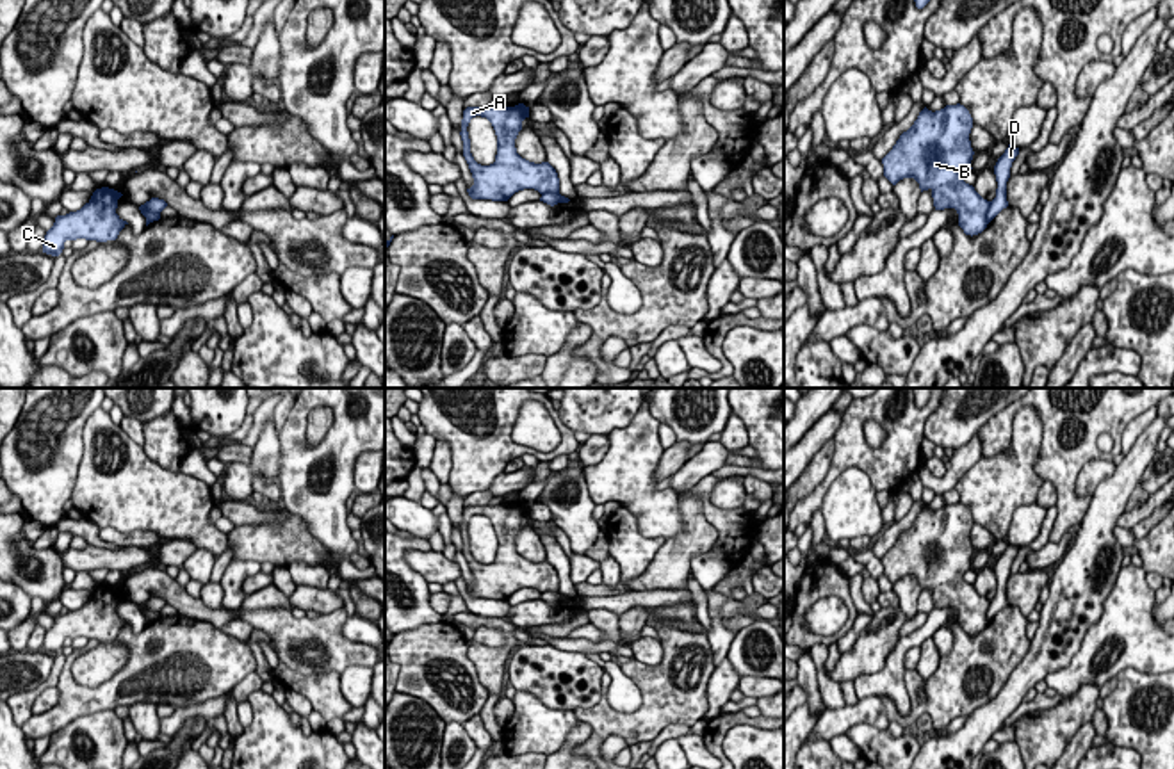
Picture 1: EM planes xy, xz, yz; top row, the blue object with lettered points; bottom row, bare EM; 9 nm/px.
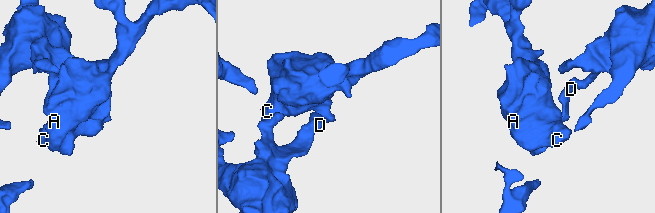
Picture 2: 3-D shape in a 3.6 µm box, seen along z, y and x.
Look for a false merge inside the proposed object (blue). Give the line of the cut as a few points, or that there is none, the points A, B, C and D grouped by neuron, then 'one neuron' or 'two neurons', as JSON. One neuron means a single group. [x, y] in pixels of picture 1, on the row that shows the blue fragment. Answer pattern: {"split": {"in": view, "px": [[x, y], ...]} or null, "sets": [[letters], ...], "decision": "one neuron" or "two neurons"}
{"split": {"in": "xz", "px": [[542, 193], [554, 193], [560, 198]]}, "sets": [["A", "B", "C"], ["D"]], "decision": "two neurons"}

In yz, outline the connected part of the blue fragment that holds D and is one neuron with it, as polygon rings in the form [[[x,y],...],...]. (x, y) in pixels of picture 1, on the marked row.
[[[1008,144],[1005,153],[998,158],[994,166],[998,189],[996,189],[996,198],[991,201],[991,206],[987,212],[987,223],[991,223],[1003,208],[1008,206],[1007,182],[1010,178],[1012,162],[1015,160],[1017,155],[1019,155],[1019,148]]]

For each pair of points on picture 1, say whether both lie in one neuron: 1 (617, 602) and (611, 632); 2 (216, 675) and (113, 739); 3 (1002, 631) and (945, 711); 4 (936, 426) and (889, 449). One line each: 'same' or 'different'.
1: different
2: different
3: same
4: different

